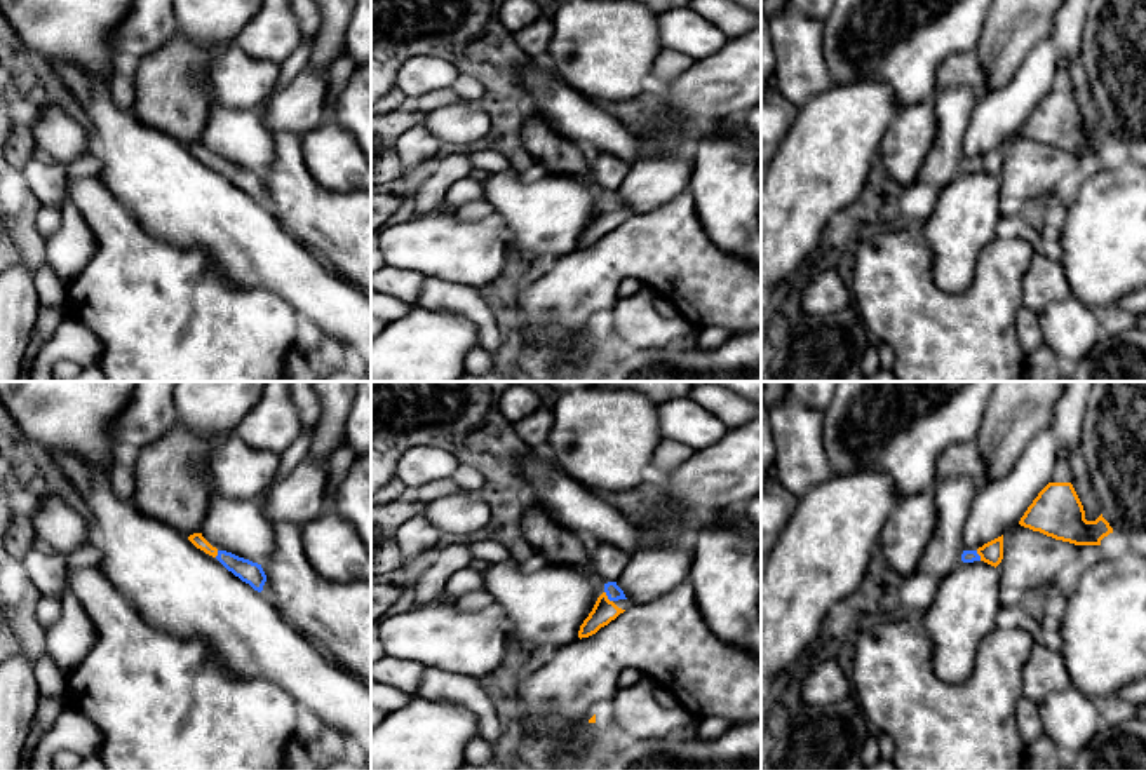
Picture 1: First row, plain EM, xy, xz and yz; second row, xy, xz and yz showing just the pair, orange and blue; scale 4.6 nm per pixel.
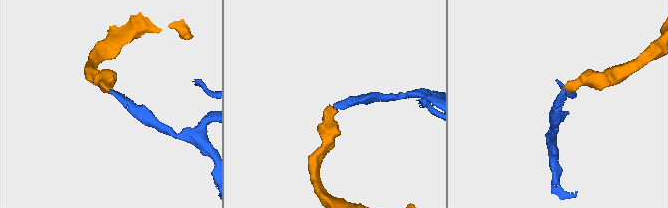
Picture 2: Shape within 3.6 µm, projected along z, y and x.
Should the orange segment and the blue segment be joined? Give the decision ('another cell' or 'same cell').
same cell

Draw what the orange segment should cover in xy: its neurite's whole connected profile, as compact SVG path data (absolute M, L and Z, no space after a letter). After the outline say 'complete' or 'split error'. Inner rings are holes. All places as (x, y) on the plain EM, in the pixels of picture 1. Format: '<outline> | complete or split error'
M193 143L188 150L206 164L216 167L228 181L239 186L242 192L249 193L254 200L261 202L266 192L266 185L261 174L253 172L249 169L239 167L226 160L218 160L212 157L202 143Z | split error

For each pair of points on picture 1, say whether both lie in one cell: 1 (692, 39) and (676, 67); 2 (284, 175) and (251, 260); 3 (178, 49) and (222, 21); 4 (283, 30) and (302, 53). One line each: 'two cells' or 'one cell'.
1: two cells
2: two cells
3: two cells
4: two cells

